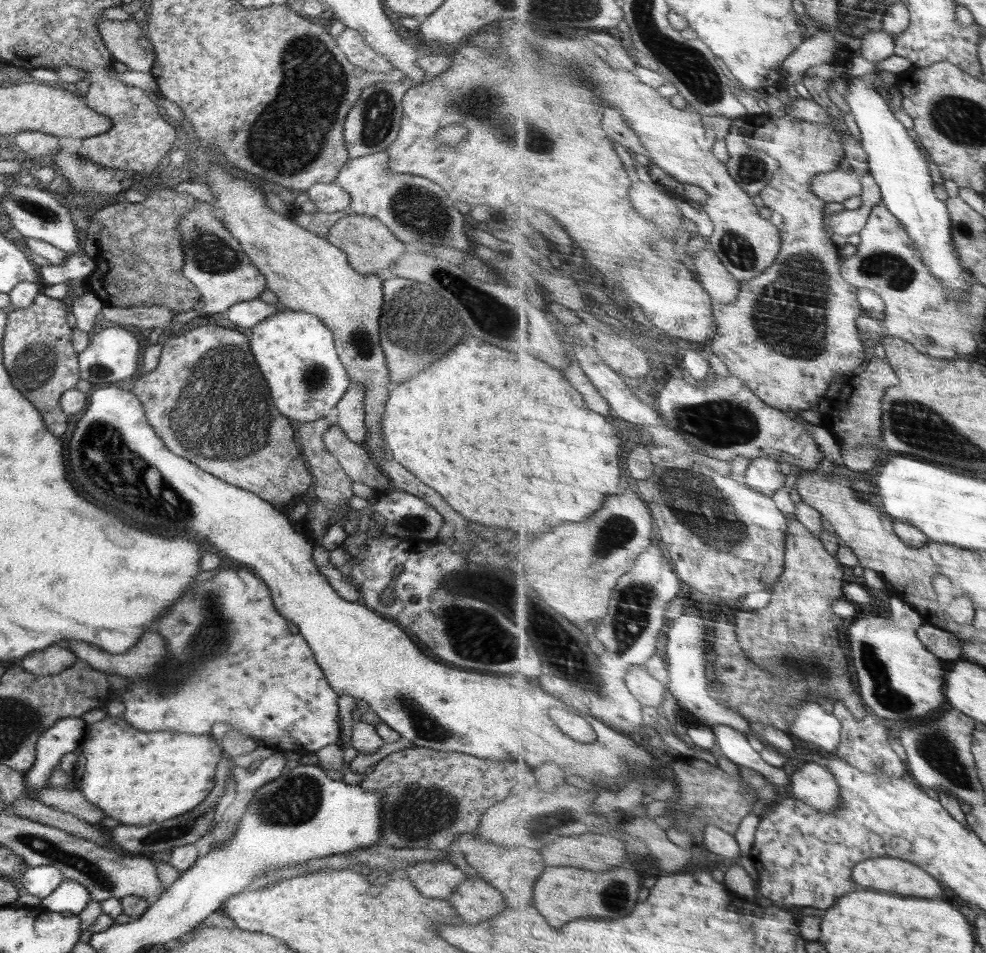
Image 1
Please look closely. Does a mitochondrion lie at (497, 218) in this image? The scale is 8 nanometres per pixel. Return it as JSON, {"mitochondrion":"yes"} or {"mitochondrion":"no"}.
{"mitochondrion":"no"}

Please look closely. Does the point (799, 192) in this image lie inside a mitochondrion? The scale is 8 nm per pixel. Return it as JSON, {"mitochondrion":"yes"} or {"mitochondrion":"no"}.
{"mitochondrion":"no"}

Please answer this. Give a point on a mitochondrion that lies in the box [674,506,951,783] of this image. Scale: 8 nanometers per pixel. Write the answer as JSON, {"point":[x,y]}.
{"point":[888,695]}

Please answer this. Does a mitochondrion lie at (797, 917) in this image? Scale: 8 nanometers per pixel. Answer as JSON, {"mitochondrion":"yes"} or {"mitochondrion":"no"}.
{"mitochondrion":"no"}

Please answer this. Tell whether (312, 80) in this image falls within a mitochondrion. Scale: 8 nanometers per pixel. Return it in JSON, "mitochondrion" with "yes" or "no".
{"mitochondrion":"yes"}

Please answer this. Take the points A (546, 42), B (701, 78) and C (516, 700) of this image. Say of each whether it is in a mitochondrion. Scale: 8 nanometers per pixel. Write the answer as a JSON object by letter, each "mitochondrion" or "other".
{"A":"mitochondrion","B":"mitochondrion","C":"other"}

